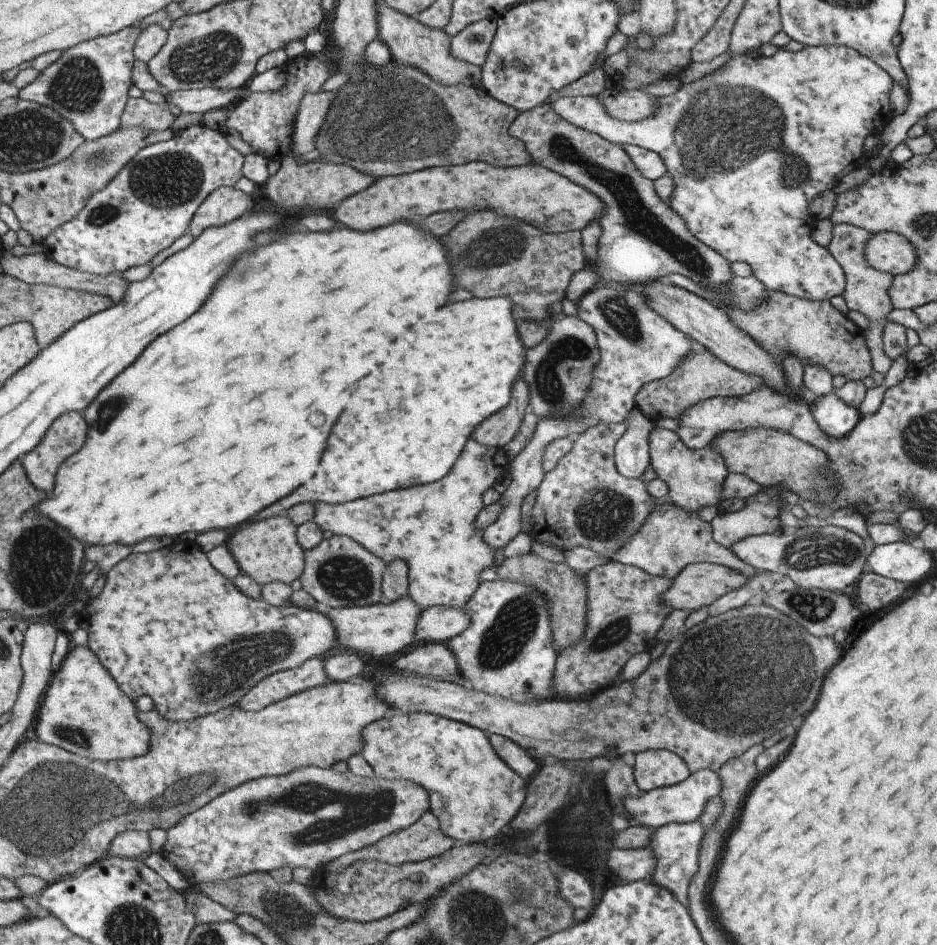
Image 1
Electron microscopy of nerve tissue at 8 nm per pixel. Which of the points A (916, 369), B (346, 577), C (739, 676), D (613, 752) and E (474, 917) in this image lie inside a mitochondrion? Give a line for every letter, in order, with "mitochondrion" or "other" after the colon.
A: other
B: mitochondrion
C: mitochondrion
D: other
E: mitochondrion

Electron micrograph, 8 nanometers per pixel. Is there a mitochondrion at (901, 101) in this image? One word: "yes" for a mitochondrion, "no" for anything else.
no

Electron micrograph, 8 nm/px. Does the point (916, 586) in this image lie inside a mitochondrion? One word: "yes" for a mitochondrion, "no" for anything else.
no

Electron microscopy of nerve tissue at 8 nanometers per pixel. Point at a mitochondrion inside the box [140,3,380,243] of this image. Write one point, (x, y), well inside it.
(212, 56)

